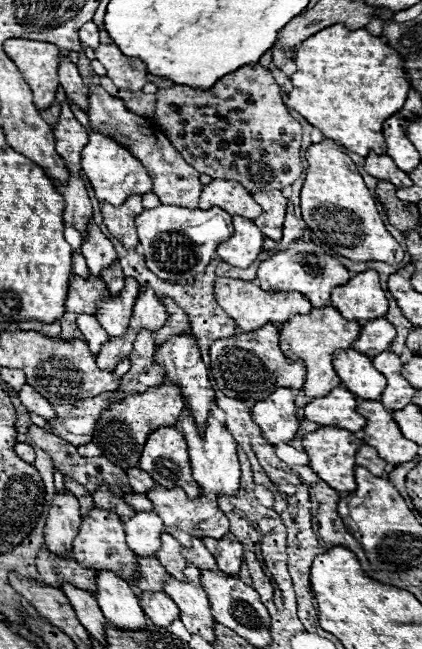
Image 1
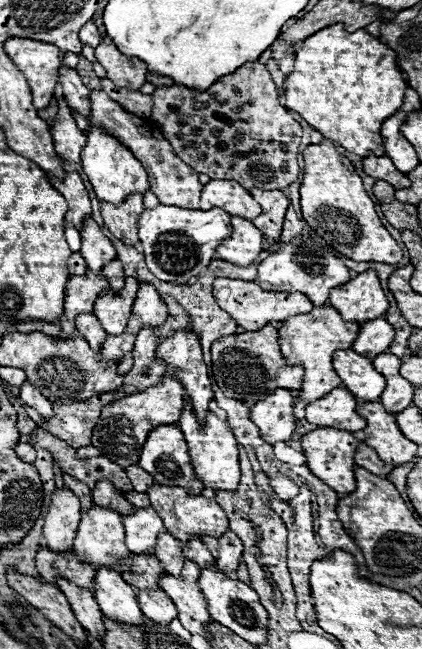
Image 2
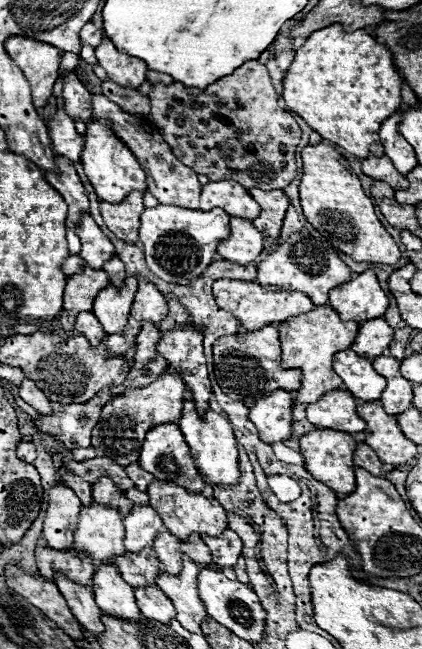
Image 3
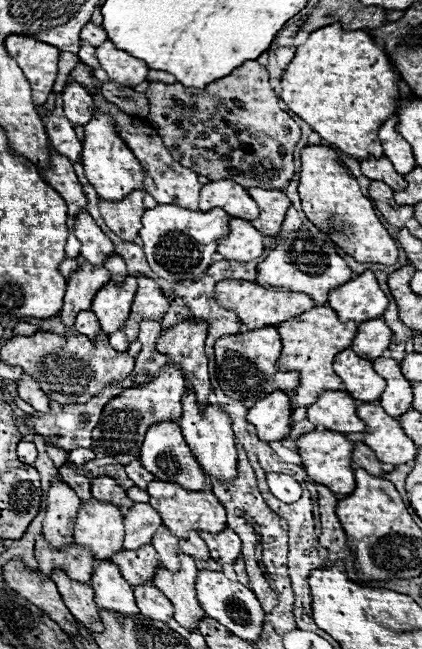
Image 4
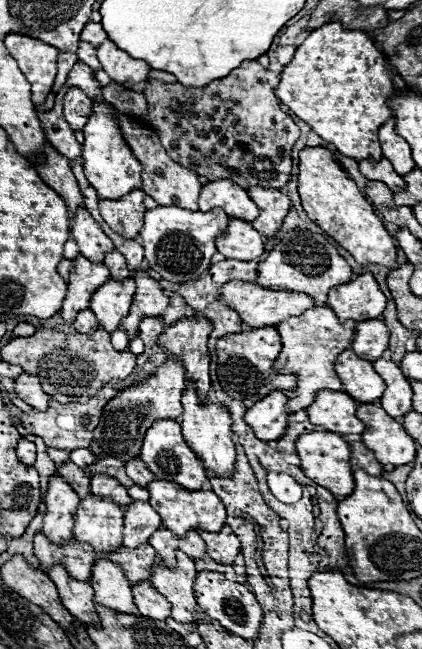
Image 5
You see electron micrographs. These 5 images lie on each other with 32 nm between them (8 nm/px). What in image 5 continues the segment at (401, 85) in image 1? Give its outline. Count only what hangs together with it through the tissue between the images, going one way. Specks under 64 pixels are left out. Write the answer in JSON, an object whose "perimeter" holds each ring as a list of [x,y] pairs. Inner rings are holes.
{"perimeter":[[[340,22],[324,24],[308,34],[308,38],[296,48],[294,58],[284,66],[280,74],[280,84],[276,88],[276,98],[286,104],[300,120],[304,120],[322,140],[336,146],[336,150],[354,160],[382,160],[382,150],[378,144],[378,128],[390,120],[392,112],[386,104],[388,96],[394,92],[390,74],[384,68],[384,56],[374,46],[374,42],[362,30],[344,30]]]}

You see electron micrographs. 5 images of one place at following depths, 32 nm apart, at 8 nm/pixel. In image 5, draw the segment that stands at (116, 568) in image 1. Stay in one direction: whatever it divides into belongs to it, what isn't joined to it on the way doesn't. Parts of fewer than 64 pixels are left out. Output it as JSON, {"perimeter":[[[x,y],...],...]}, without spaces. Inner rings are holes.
{"perimeter":[[[96,496],[82,498],[74,522],[74,538],[92,544],[98,556],[108,556],[110,550],[120,548],[122,518],[124,512],[112,500],[100,500]]]}

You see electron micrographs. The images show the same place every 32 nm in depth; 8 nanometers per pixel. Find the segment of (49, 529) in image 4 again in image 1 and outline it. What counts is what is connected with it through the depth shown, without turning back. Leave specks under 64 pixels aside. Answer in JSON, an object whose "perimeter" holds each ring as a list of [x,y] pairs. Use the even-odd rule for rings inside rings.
{"perimeter":[[[68,490],[56,492],[54,502],[48,510],[46,526],[44,526],[44,540],[46,548],[54,554],[66,556],[72,552],[72,540],[78,534],[80,526],[80,504],[74,494]]]}

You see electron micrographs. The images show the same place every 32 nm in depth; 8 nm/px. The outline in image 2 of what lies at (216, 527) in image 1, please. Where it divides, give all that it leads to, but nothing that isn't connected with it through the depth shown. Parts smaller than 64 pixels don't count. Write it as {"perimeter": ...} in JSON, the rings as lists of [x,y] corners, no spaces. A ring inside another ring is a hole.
{"perimeter":[[[152,484],[146,494],[150,496],[152,508],[164,520],[166,530],[172,536],[176,536],[180,542],[184,542],[184,544],[194,534],[196,536],[214,536],[214,538],[220,538],[228,530],[228,518],[226,518],[224,510],[218,506],[218,502],[214,498],[206,498],[202,494],[192,496],[192,494],[186,494],[186,490],[180,488],[180,486],[162,486],[162,484]]]}

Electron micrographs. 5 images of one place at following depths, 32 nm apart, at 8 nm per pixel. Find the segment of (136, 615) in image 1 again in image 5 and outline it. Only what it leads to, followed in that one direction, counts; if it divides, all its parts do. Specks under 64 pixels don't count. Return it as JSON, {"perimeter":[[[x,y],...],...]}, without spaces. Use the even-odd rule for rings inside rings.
{"perimeter":[[[98,558],[92,568],[92,580],[94,586],[94,602],[102,604],[112,610],[120,610],[126,614],[136,614],[136,606],[132,602],[132,584],[126,580],[124,570],[120,564]]]}

